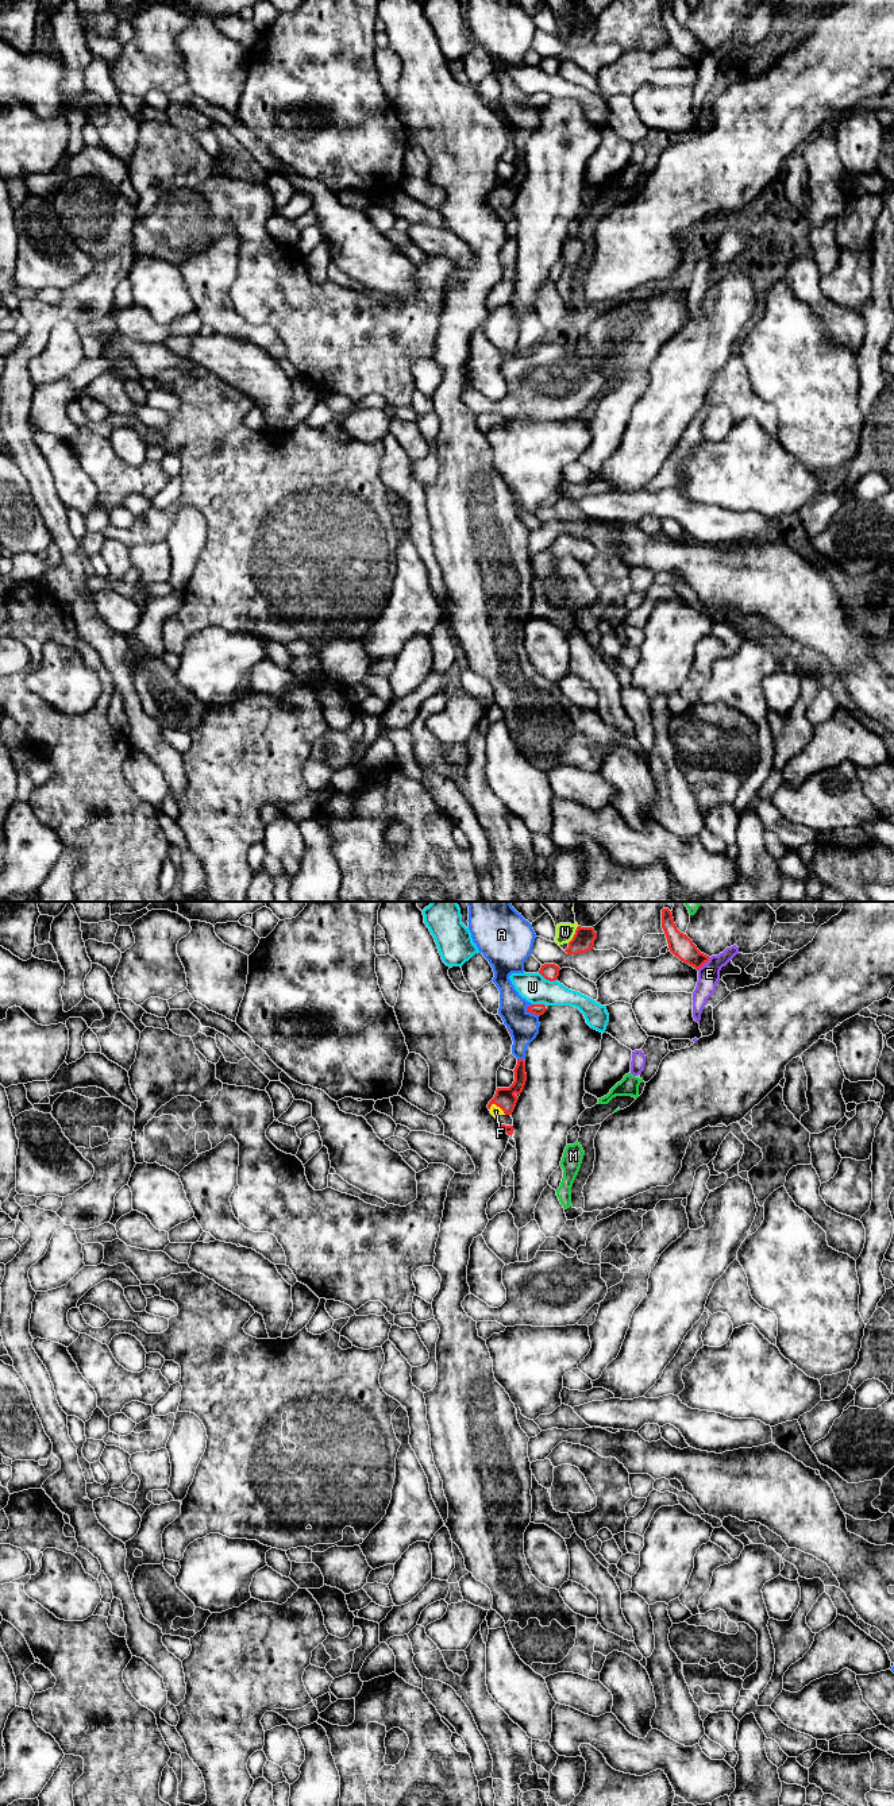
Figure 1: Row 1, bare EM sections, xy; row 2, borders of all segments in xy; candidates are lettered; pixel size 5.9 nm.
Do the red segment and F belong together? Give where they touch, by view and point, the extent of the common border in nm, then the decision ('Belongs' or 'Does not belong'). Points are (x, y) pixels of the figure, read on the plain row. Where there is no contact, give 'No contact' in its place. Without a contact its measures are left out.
Touches red at xy (498, 199). Shared border 110 nm. Does not belong

